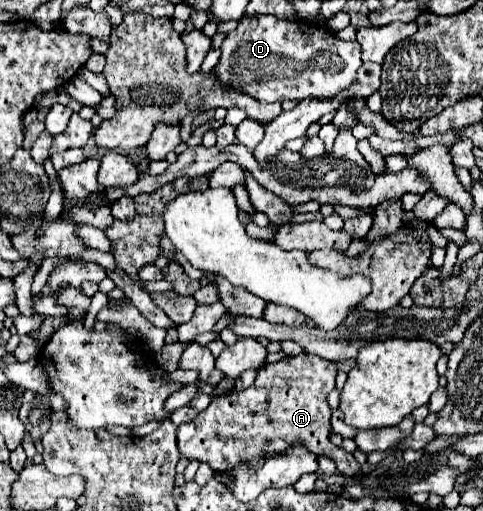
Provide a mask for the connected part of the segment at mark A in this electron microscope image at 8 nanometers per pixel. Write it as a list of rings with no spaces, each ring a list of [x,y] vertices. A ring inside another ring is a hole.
[[[286,356],[274,364],[264,364],[258,368],[258,376],[254,384],[240,392],[240,394],[222,394],[212,398],[210,406],[200,412],[192,422],[180,424],[178,426],[178,450],[184,458],[188,460],[198,460],[210,464],[214,472],[228,472],[236,466],[250,466],[250,468],[260,468],[264,464],[266,454],[284,454],[292,446],[306,446],[312,454],[328,456],[336,462],[336,468],[344,476],[358,476],[360,474],[360,464],[356,458],[346,452],[344,448],[338,448],[330,442],[330,406],[328,406],[328,392],[334,390],[334,378],[336,378],[336,362],[318,358],[318,356]]]

